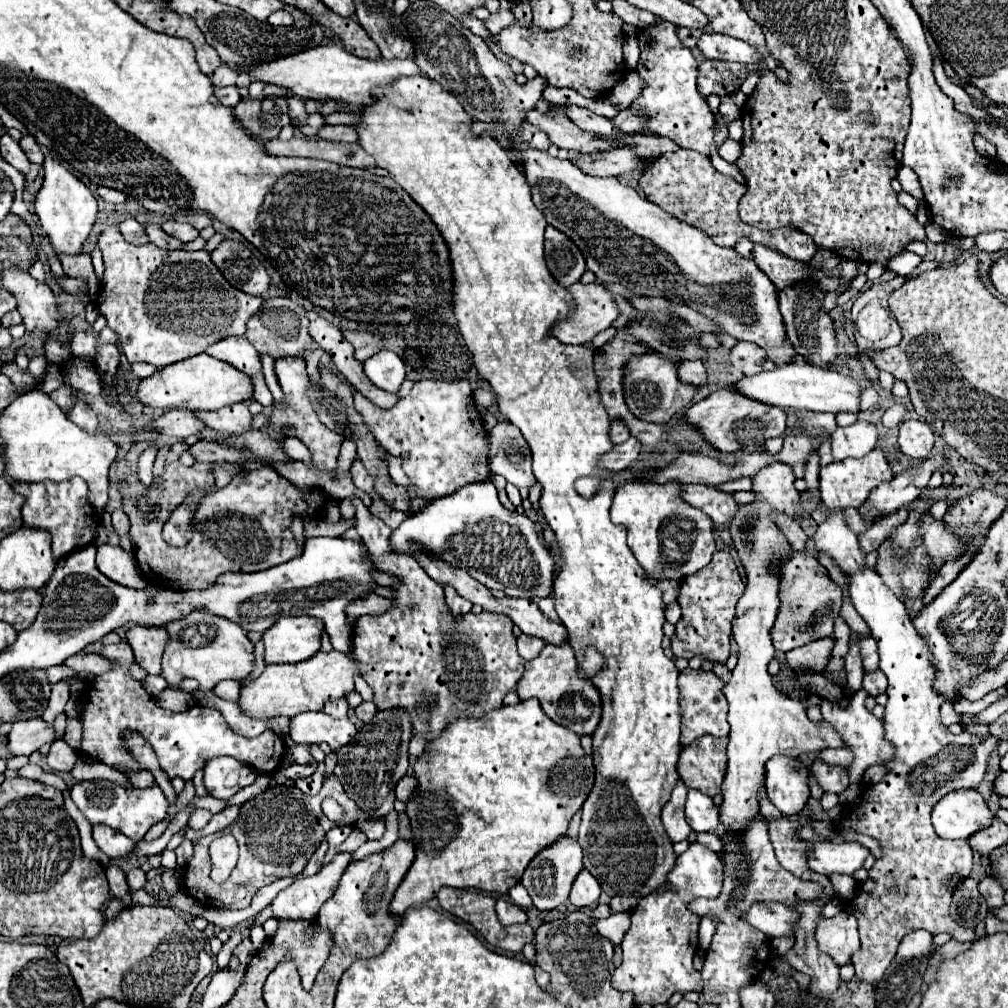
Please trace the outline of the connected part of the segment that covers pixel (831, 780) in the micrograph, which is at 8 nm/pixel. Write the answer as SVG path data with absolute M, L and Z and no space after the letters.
M816 760L812 764L812 774L818 778L820 786L824 788L824 792L834 792L834 794L840 794L846 790L848 786L848 768L842 768L842 766L832 766L832 764L826 764L822 760Z

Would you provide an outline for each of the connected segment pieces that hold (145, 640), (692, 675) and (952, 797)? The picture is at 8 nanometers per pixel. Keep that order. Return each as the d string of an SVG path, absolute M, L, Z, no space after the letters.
M132 626L126 632L128 644L134 650L136 662L148 672L148 674L162 674L162 654L164 646L170 642L170 636L164 628L160 630L148 630L144 626Z
M686 668L678 676L678 688L680 688L680 716L682 716L682 736L680 742L688 746L692 740L710 734L710 736L728 736L730 726L726 720L728 714L728 702L722 694L724 682L714 676L714 672L704 672Z
M958 790L958 794L948 794L948 798L942 798L934 810L932 810L932 824L936 828L936 834L946 840L956 838L970 838L974 832L990 826L994 820L994 814L988 810L984 798L976 790Z

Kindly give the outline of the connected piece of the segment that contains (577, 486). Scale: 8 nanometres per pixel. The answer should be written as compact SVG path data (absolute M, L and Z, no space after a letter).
M578 478L574 482L574 490L582 498L592 498L600 490L600 478Z

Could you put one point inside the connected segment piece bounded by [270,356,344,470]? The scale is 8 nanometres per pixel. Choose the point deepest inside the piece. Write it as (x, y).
(297, 417)

